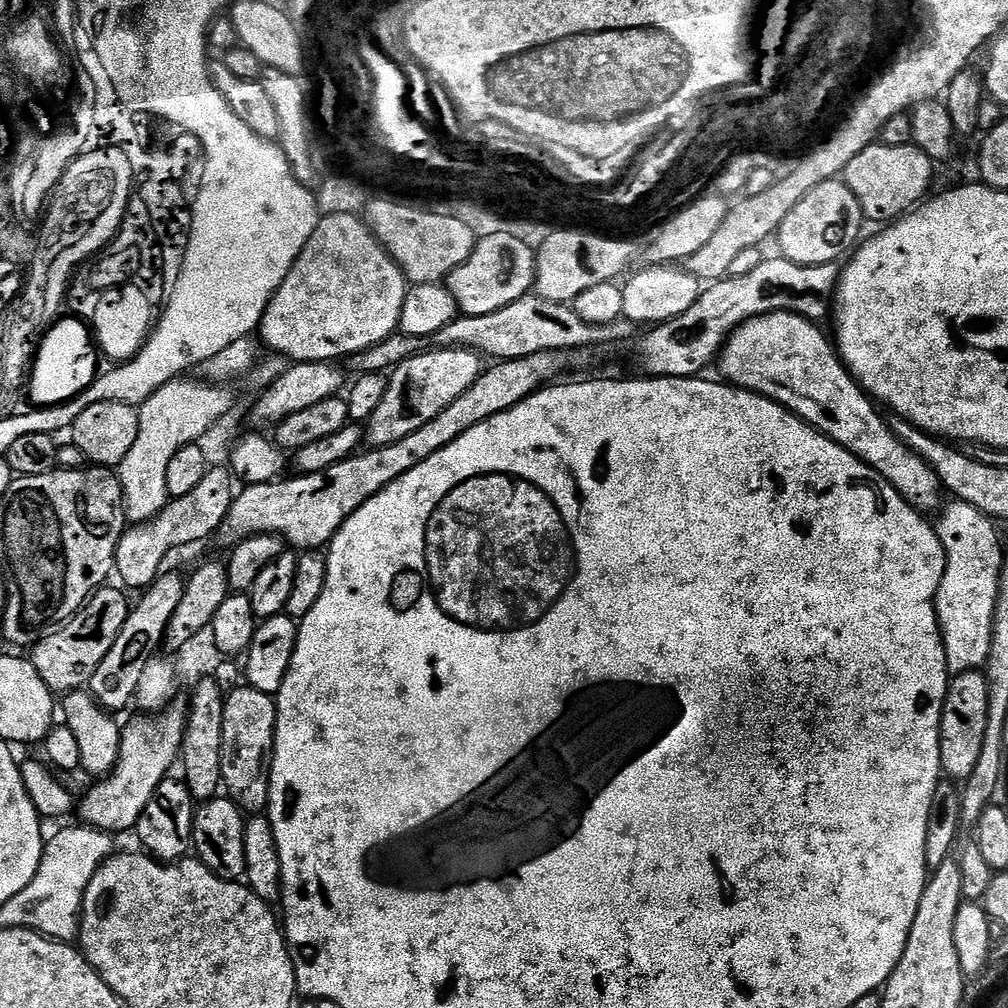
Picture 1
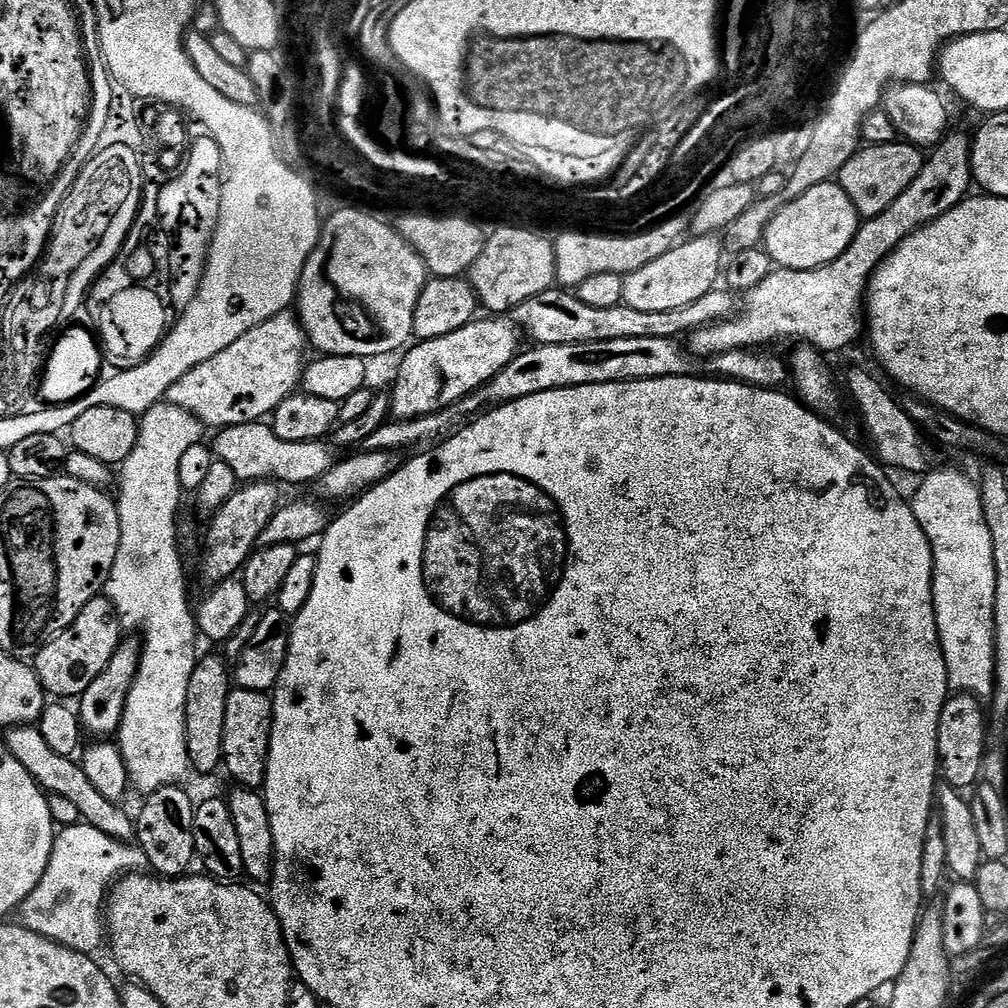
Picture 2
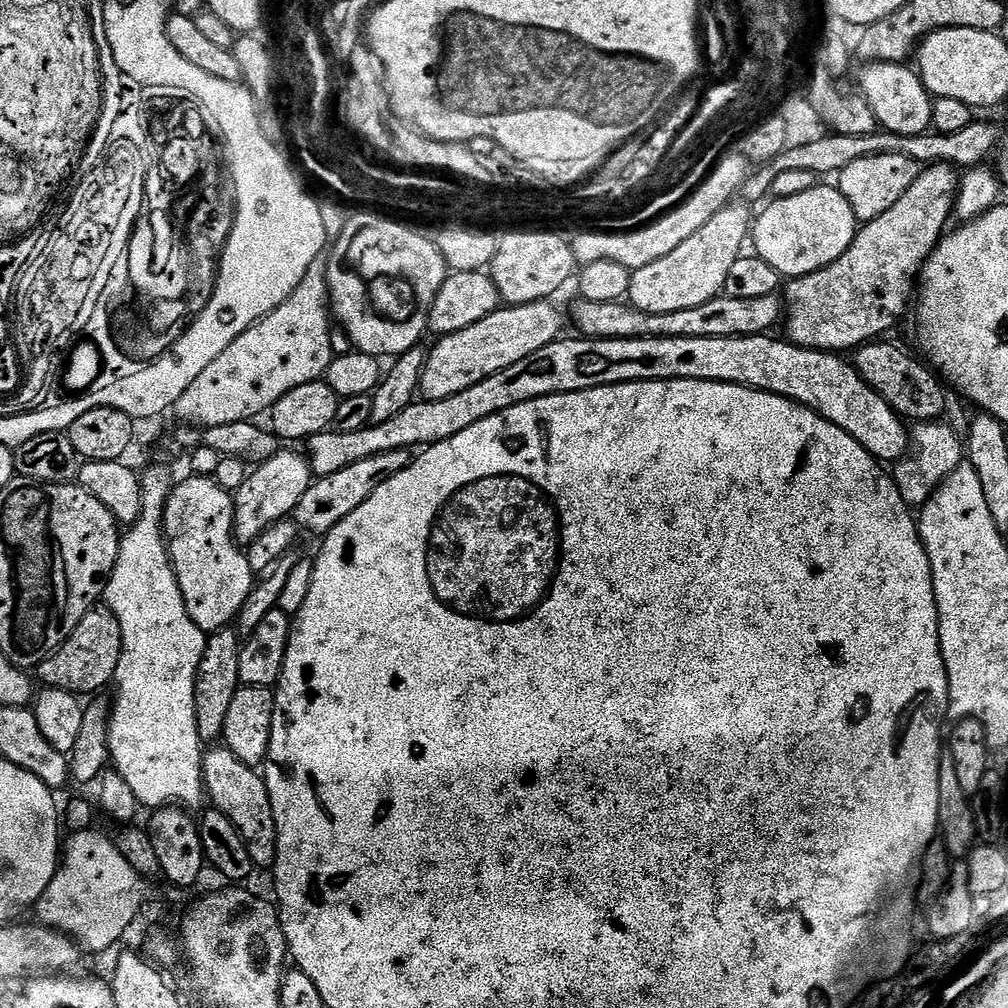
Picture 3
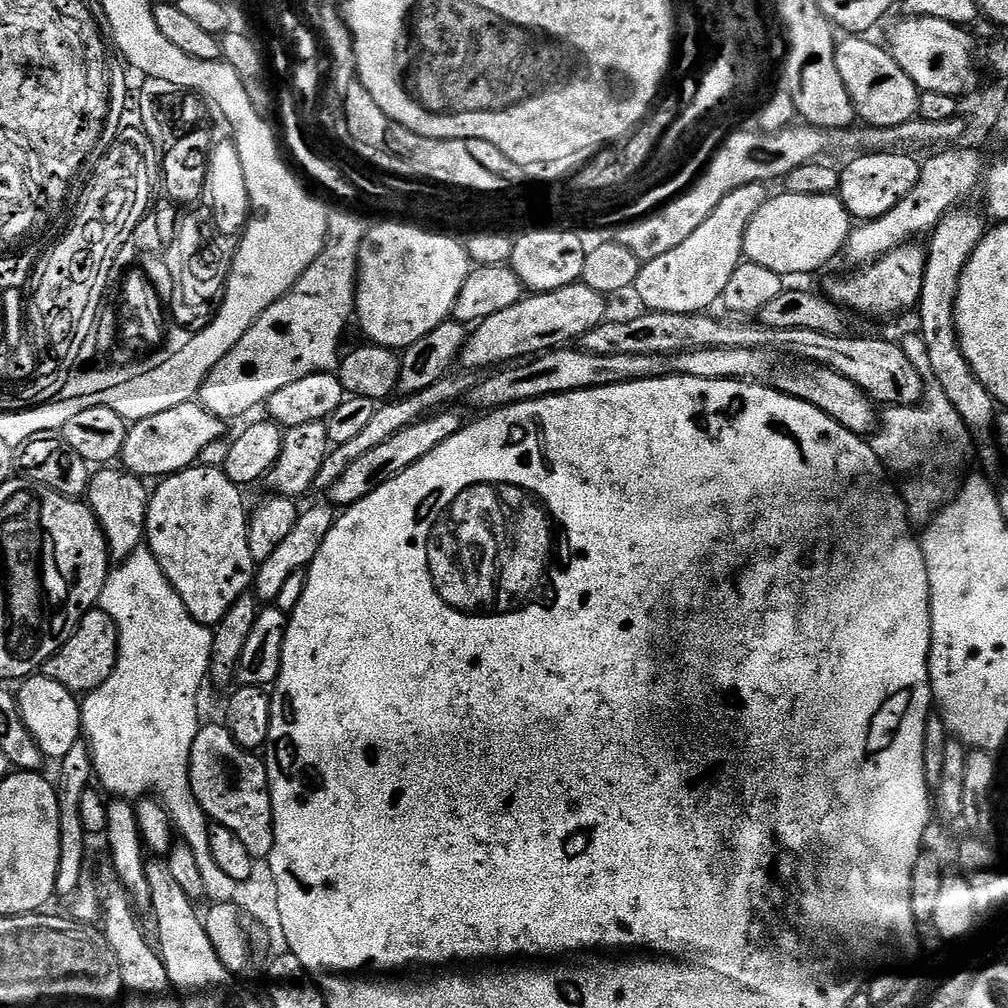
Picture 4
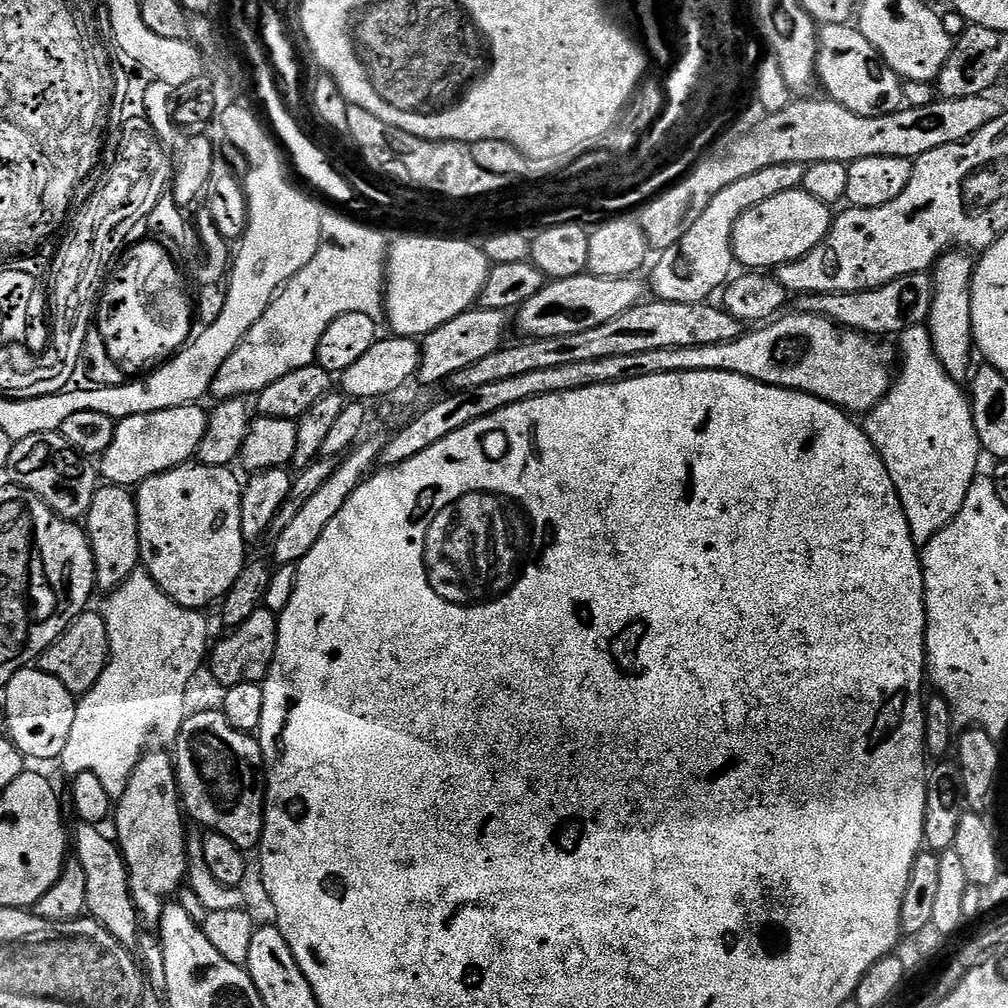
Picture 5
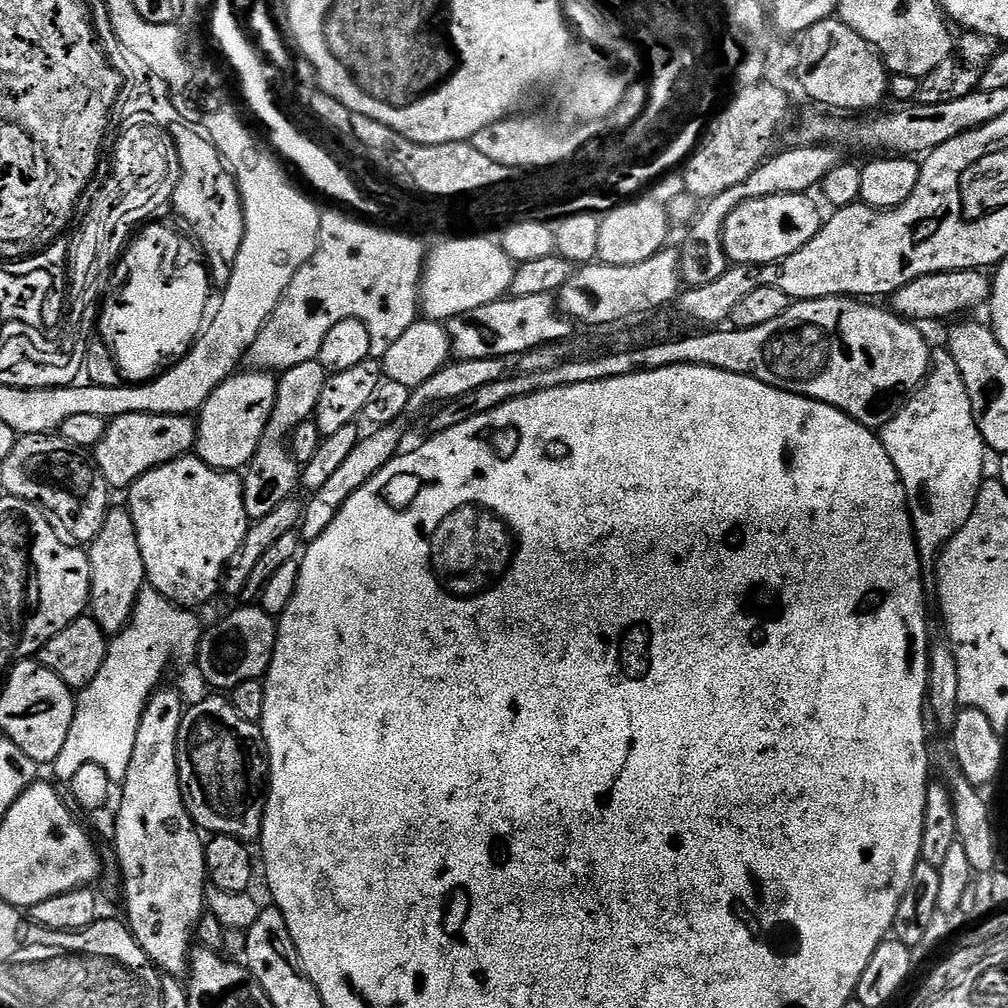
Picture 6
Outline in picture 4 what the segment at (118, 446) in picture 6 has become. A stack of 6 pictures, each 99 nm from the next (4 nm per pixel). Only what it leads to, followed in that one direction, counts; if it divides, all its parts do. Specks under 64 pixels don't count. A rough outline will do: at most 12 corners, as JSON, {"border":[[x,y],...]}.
{"border":[[199,402],[135,421],[120,452],[139,478],[193,467],[225,421]]}

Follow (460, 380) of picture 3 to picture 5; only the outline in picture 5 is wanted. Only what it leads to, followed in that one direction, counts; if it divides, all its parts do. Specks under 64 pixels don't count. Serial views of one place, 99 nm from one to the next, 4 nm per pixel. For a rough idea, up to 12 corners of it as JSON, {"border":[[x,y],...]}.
{"border":[[631,276],[553,279],[514,316],[537,340],[602,326],[645,299]]}

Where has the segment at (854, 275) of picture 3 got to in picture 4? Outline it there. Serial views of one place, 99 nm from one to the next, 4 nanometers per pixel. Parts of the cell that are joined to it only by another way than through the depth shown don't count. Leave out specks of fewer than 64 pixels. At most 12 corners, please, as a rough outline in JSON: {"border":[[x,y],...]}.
{"border":[[905,242],[823,295],[849,313],[915,309],[928,253]]}

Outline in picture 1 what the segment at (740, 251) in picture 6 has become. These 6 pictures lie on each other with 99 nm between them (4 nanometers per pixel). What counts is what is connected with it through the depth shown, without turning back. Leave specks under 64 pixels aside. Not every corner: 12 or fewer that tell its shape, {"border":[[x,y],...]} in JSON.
{"border":[[827,180],[786,214],[781,253],[839,261],[861,239],[858,198]]}

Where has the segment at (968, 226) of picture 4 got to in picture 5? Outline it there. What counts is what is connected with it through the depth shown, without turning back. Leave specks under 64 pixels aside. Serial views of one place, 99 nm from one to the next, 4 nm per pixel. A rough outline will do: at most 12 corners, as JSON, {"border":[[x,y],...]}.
{"border":[[967,251],[934,265],[926,327],[950,378],[973,375],[972,273]]}

